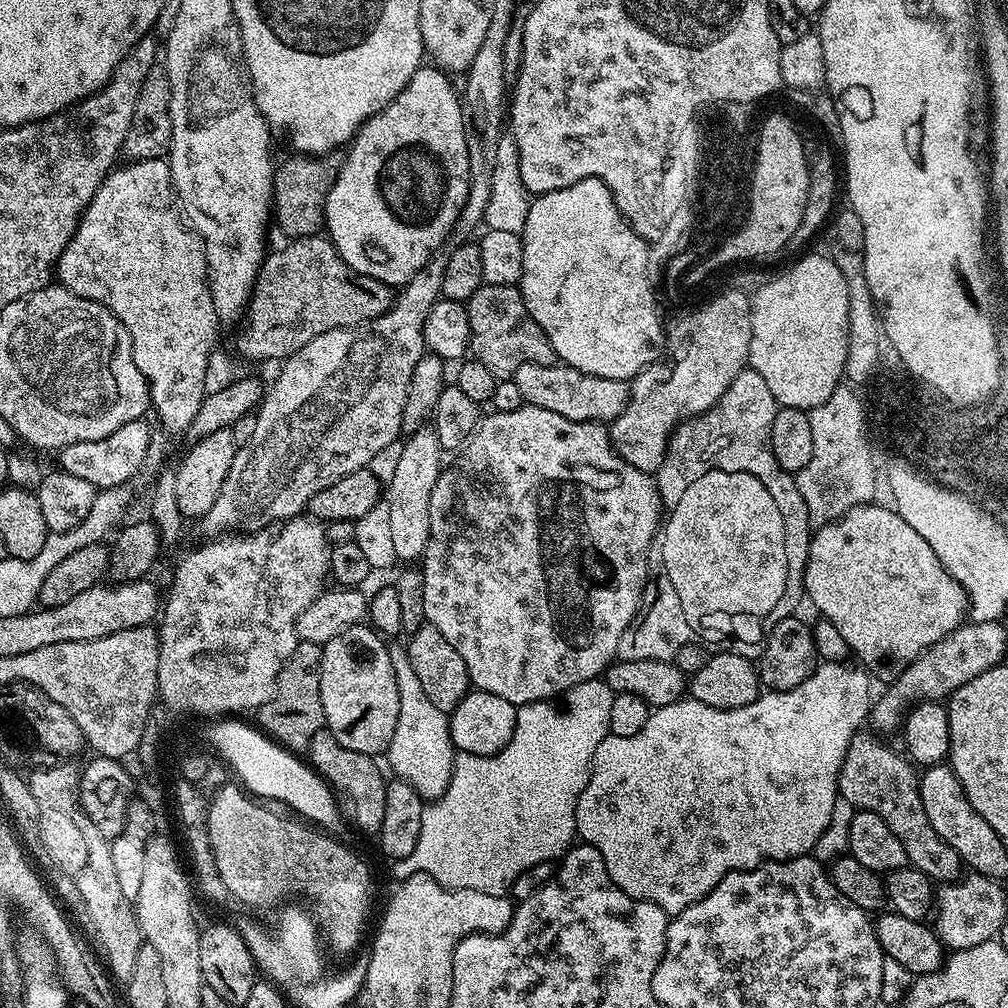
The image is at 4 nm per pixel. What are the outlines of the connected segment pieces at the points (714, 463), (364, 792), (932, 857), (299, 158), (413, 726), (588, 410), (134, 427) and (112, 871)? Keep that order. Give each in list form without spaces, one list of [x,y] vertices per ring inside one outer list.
[[[745,367],[744,371],[730,382],[726,394],[718,398],[718,402],[709,412],[704,412],[700,416],[694,416],[690,420],[685,420],[676,425],[672,431],[671,438],[668,439],[668,449],[664,455],[662,466],[654,474],[656,489],[660,492],[660,502],[665,509],[672,509],[678,506],[678,501],[682,499],[682,494],[693,483],[702,478],[702,474],[713,472],[714,470],[726,470],[727,472],[745,472],[754,474],[766,490],[770,490],[770,498],[774,498],[778,510],[782,510],[782,526],[786,534],[786,590],[784,593],[788,600],[805,599],[804,591],[804,567],[808,561],[808,542],[810,539],[810,525],[808,522],[808,511],[806,502],[802,502],[800,491],[796,488],[796,478],[791,472],[784,472],[782,466],[774,458],[774,450],[770,446],[770,430],[774,426],[774,414],[777,410],[774,394],[766,387],[766,381],[762,374],[758,374],[753,368]]]
[[[327,727],[320,728],[318,734],[310,738],[306,760],[335,793],[336,802],[343,815],[349,821],[352,819],[362,831],[379,833],[382,826],[382,814],[386,814],[386,776],[380,773],[380,768],[376,765],[377,761],[366,754],[357,754],[355,750],[346,750],[346,746],[342,746],[342,742],[338,742],[338,738],[334,738],[334,734],[330,734]]]
[[[868,730],[857,732],[846,750],[838,796],[861,812],[878,814],[878,818],[898,834],[909,865],[925,872],[934,882],[952,882],[961,875],[959,854],[934,834],[934,826],[930,826],[930,818],[926,818],[926,810],[922,810],[920,778],[913,761],[907,755],[892,752],[887,743],[879,744]]]
[[[336,149],[316,157],[292,154],[284,162],[277,163],[272,176],[272,214],[275,225],[277,222],[287,239],[314,236],[323,229],[326,198],[345,164],[346,156],[343,149]]]
[[[393,643],[389,647],[388,653],[390,654],[390,666],[394,666],[394,674],[398,682],[398,726],[394,726],[394,738],[390,738],[386,759],[388,759],[389,766],[396,771],[393,773],[399,779],[410,782],[410,786],[414,786],[414,790],[418,790],[418,794],[425,802],[431,802],[437,800],[444,793],[446,786],[450,786],[452,767],[456,761],[457,751],[452,747],[450,726],[448,725],[449,713],[438,710],[438,706],[434,706],[434,702],[430,702],[425,688],[418,682],[414,666],[410,666],[410,654],[407,647],[403,643],[395,644]]]
[[[563,362],[545,368],[537,364],[523,364],[518,366],[514,379],[518,390],[522,390],[525,404],[533,404],[542,410],[554,410],[554,414],[562,414],[562,418],[571,420],[617,420],[628,404],[630,395],[630,384],[627,380],[598,378],[577,368],[569,368]]]
[[[143,419],[126,422],[126,426],[118,426],[118,430],[114,430],[114,434],[106,434],[106,438],[98,438],[94,442],[74,442],[59,449],[59,471],[74,474],[93,484],[97,490],[128,484],[131,476],[140,467],[142,469],[145,467],[148,447],[154,438],[154,432],[151,432],[144,423]]]
[[[65,762],[40,766],[32,770],[36,772],[27,773],[26,779],[30,793],[34,794],[34,798],[41,806],[68,812],[70,818],[74,818],[74,822],[78,825],[78,830],[82,830],[86,838],[88,847],[86,866],[82,866],[80,873],[74,877],[76,892],[80,895],[81,902],[84,903],[85,914],[88,915],[90,940],[100,940],[95,951],[104,959],[103,967],[110,973],[113,981],[127,982],[130,974],[134,974],[134,962],[138,959],[138,950],[142,943],[140,923],[136,921],[133,901],[128,900],[126,894],[122,894],[120,883],[118,883],[116,867],[110,854],[111,843],[101,834],[98,826],[90,822],[90,818],[79,805],[80,772],[74,765],[75,763]]]

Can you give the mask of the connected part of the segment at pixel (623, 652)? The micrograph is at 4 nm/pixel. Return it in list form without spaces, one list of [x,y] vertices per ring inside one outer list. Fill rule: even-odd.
[[[663,570],[653,571],[644,587],[640,609],[622,634],[622,642],[618,642],[617,657],[622,660],[672,660],[692,639],[694,633],[690,622],[686,622],[686,614],[682,614],[678,594],[674,594],[674,582],[670,582]]]

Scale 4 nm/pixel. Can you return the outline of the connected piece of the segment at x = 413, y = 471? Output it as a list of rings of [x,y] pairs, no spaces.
[[[425,426],[411,433],[403,443],[402,455],[399,456],[394,478],[390,478],[386,483],[386,503],[390,510],[390,527],[397,561],[416,562],[423,557],[426,542],[430,542],[430,490],[434,490],[434,482],[438,482],[442,471],[442,463],[440,464],[442,449],[436,429],[431,426]]]

